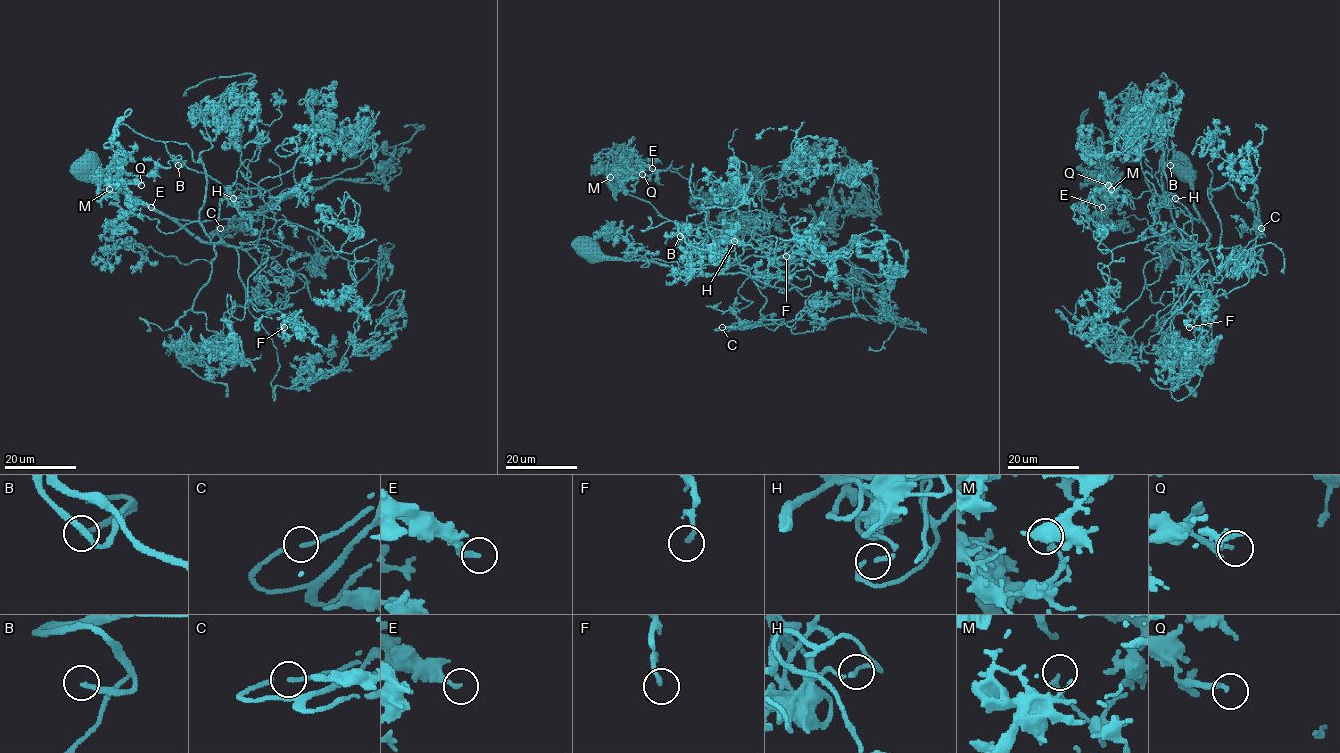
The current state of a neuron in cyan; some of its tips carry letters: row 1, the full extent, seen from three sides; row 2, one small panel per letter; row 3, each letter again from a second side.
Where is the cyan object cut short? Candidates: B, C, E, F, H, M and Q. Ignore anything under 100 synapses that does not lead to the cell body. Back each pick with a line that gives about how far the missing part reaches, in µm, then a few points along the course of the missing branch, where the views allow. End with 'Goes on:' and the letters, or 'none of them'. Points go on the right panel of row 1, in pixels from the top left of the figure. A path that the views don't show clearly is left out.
B: missing 45 µm; course (1170, 165), (1187, 181), (1179, 196), (1186, 196), (1181, 180), (1190, 194)
Goes on: B

